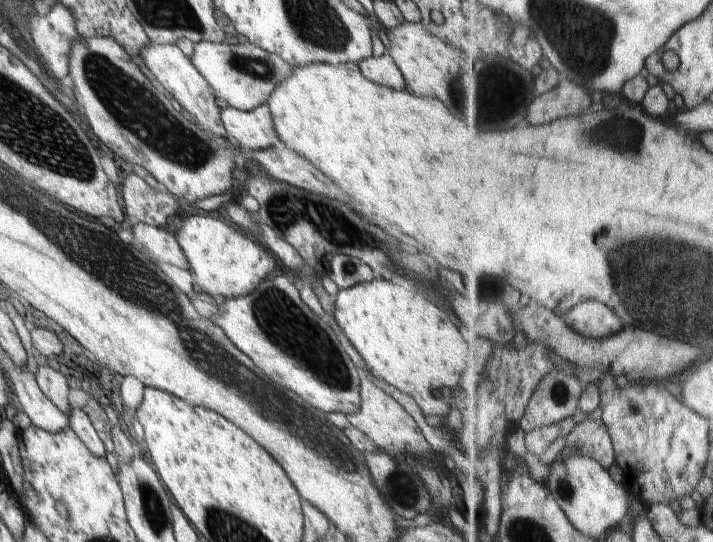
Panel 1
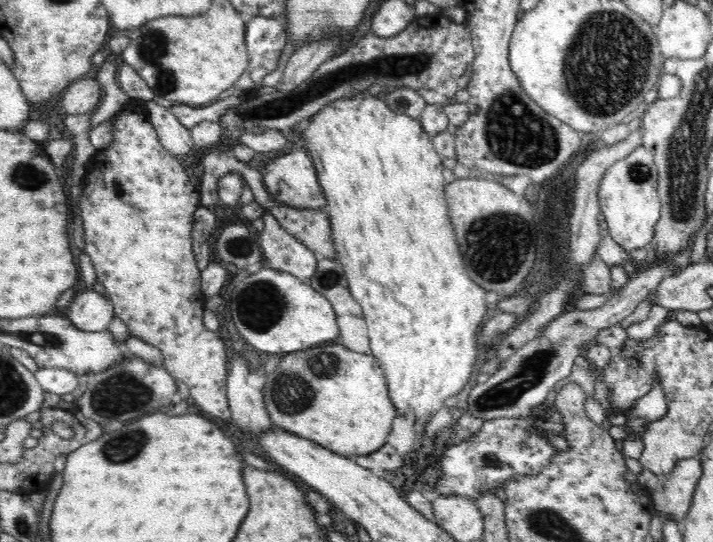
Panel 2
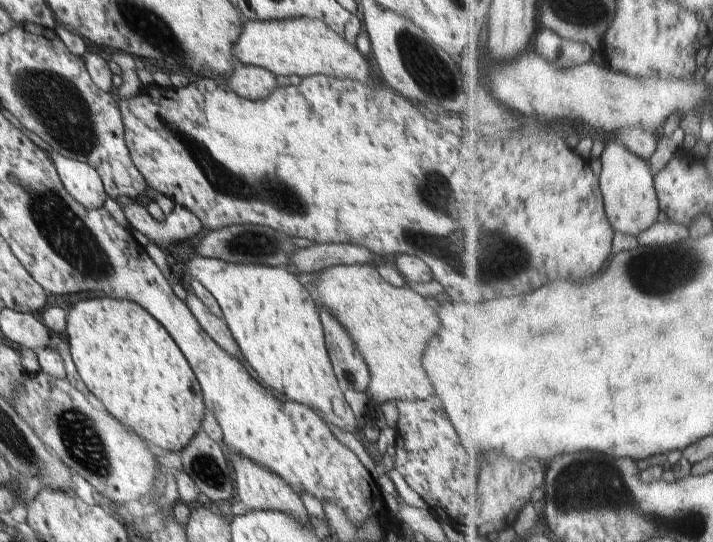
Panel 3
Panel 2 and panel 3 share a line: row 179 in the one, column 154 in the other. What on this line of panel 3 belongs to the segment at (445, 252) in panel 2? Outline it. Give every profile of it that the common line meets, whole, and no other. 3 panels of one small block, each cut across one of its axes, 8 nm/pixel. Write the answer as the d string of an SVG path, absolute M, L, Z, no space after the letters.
M106 297L79 301L67 312L65 336L80 378L118 422L164 450L179 453L190 444L201 429L207 409L194 371L158 320L128 299Z

